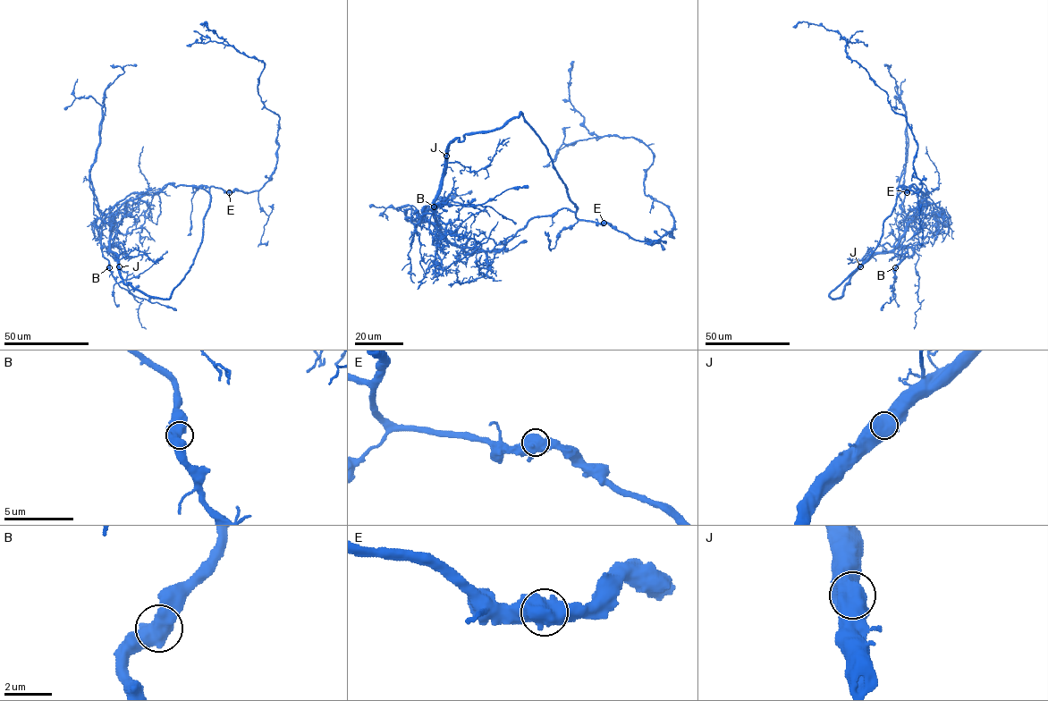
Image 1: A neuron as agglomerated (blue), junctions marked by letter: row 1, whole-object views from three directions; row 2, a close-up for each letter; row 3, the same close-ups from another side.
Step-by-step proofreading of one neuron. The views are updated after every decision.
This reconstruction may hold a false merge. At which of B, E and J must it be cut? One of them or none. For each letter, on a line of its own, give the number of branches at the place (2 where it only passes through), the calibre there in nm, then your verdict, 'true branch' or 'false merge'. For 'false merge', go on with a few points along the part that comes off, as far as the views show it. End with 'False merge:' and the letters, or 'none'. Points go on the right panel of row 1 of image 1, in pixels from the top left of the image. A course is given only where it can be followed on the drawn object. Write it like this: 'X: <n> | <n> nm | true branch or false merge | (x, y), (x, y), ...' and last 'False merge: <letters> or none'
B: 3 | 550 nm | true branch
E: 3 | 750 nm | true branch
J: 3 | 650 nm | true branch
False merge: none

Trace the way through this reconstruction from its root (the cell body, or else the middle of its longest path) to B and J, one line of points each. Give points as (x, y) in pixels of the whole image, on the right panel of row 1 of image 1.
B: (905, 187), (900, 192), (896, 189), (914, 184), (924, 194), (928, 193), (906, 215), (900, 260), (895, 267)
J: (905, 187), (900, 192), (896, 189), (914, 184), (926, 194), (923, 204), (892, 249), (874, 254), (860, 266)

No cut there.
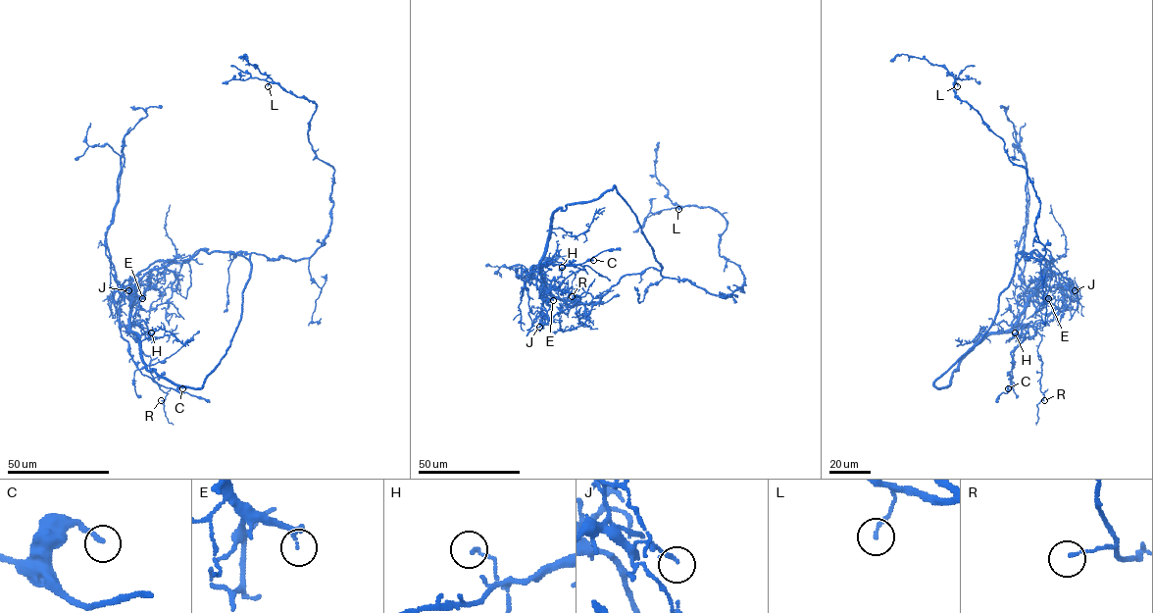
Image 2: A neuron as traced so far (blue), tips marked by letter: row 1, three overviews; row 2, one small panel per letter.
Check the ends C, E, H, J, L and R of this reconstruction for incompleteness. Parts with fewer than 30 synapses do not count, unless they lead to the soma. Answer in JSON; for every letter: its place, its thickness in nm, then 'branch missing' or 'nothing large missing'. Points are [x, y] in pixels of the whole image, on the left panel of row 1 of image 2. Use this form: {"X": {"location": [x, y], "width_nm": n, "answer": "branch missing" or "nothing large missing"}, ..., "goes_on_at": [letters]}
{"C": {"location": [182, 388], "width_nm": 220, "answer": "nothing large missing"}, "E": {"location": [142, 298], "width_nm": 170, "answer": "branch missing"}, "H": {"location": [151, 332], "width_nm": 130, "answer": "nothing large missing"}, "J": {"location": [128, 290], "width_nm": 120, "answer": "nothing large missing"}, "L": {"location": [268, 86], "width_nm": 140, "answer": "nothing large missing"}, "R": {"location": [161, 400], "width_nm": 120, "answer": "nothing large missing"}, "goes_on_at": ["E"]}

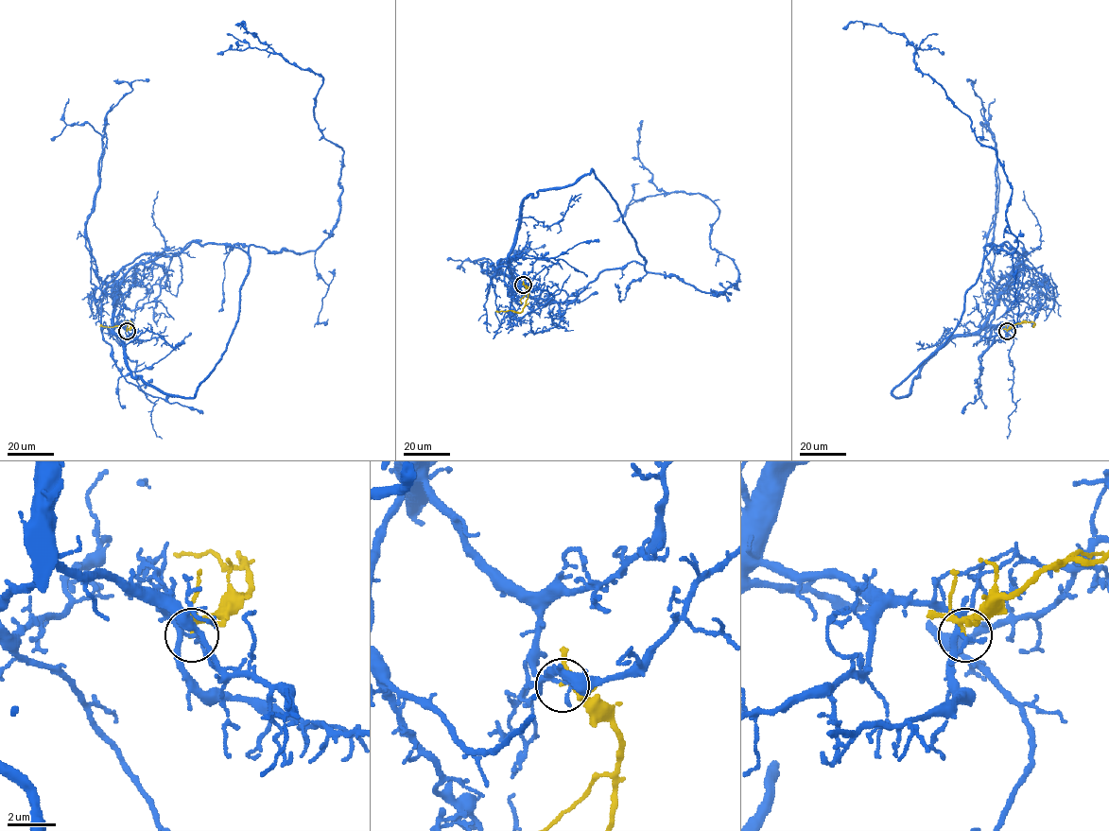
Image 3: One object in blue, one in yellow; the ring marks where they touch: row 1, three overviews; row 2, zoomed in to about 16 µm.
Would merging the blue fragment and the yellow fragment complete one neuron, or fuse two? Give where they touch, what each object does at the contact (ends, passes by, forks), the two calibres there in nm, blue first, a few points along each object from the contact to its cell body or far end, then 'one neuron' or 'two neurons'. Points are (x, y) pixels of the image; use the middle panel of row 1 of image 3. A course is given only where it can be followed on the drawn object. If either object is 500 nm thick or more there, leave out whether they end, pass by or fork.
(523, 285) | blue forks | yellow forks | 180/140 nm | blue via (523, 285), (510, 265), (570, 302), (633, 261), (737, 289), (719, 208), (657, 188), (643, 120) | yellow via (523, 285), (528, 292), (523, 310), (495, 311) | two neurons

